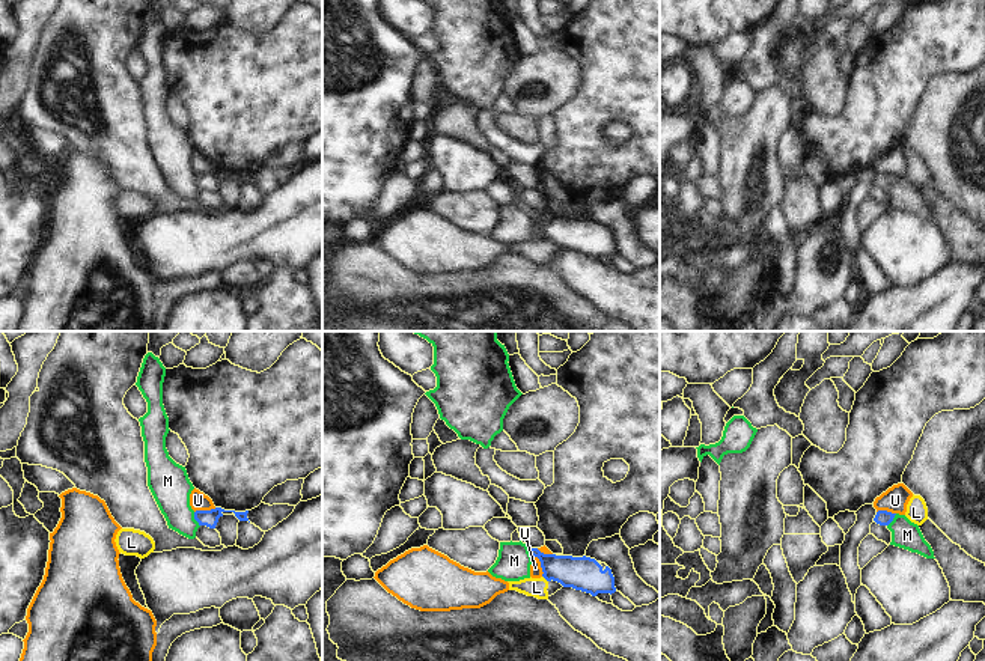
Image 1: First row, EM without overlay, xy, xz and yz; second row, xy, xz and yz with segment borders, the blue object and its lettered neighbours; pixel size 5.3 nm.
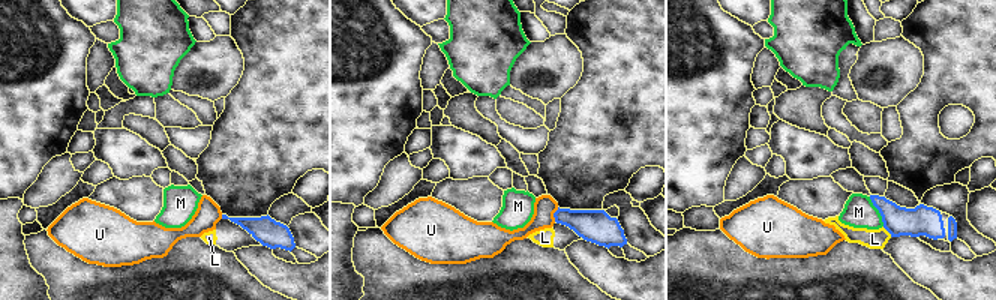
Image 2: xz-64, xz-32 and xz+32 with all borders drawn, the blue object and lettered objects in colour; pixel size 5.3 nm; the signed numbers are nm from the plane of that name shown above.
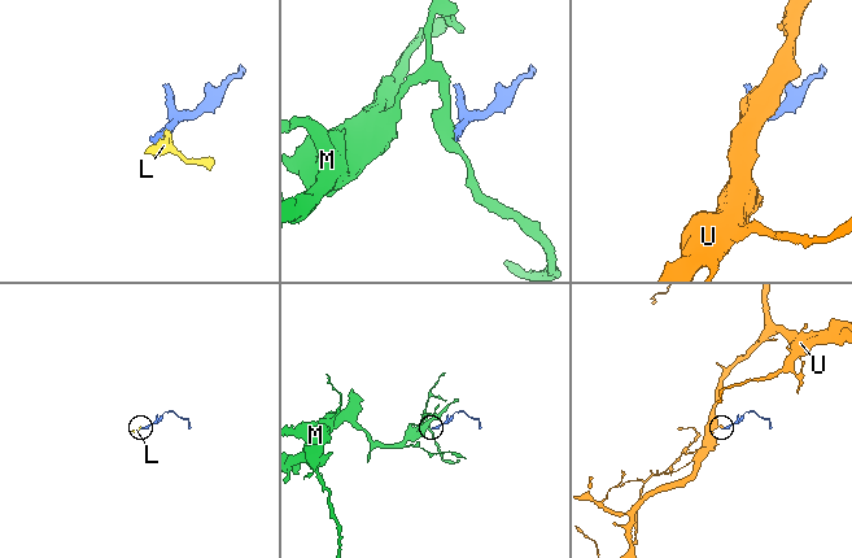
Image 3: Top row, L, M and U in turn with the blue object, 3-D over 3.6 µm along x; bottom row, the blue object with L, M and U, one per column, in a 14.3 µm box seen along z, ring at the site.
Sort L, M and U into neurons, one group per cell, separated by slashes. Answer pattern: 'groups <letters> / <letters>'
groups L / M / U

